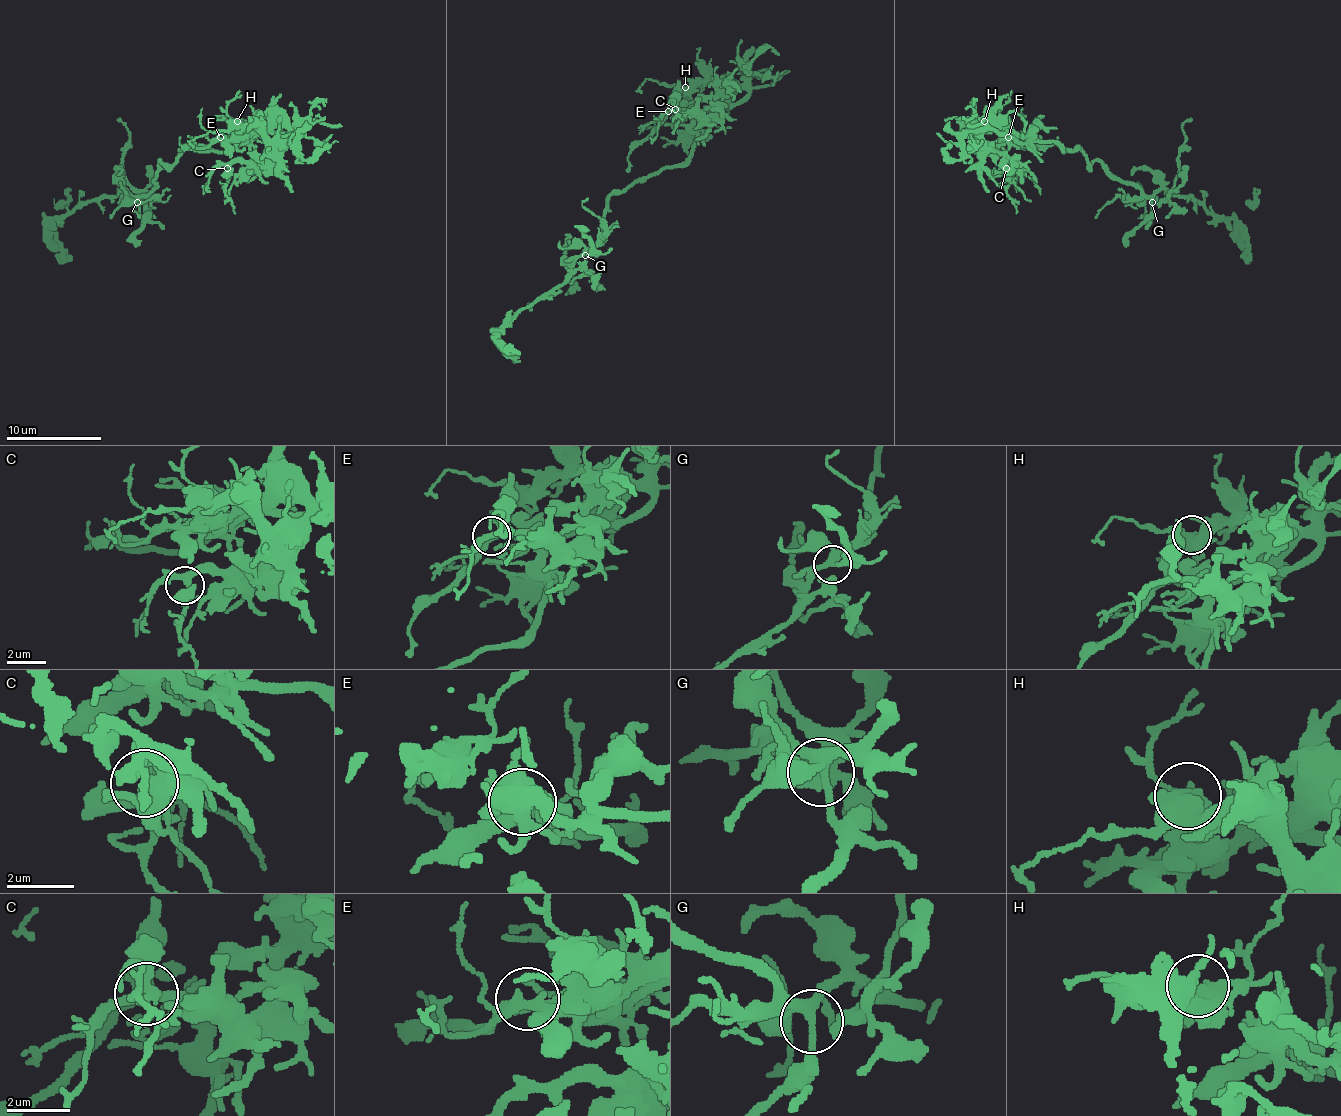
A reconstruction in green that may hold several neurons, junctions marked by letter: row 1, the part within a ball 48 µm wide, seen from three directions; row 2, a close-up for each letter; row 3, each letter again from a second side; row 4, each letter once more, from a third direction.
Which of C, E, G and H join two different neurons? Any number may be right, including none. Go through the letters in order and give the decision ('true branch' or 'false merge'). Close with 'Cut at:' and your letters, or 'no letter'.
C: true branch
E: true branch
G: true branch
H: true branch
Cut at: no letter

